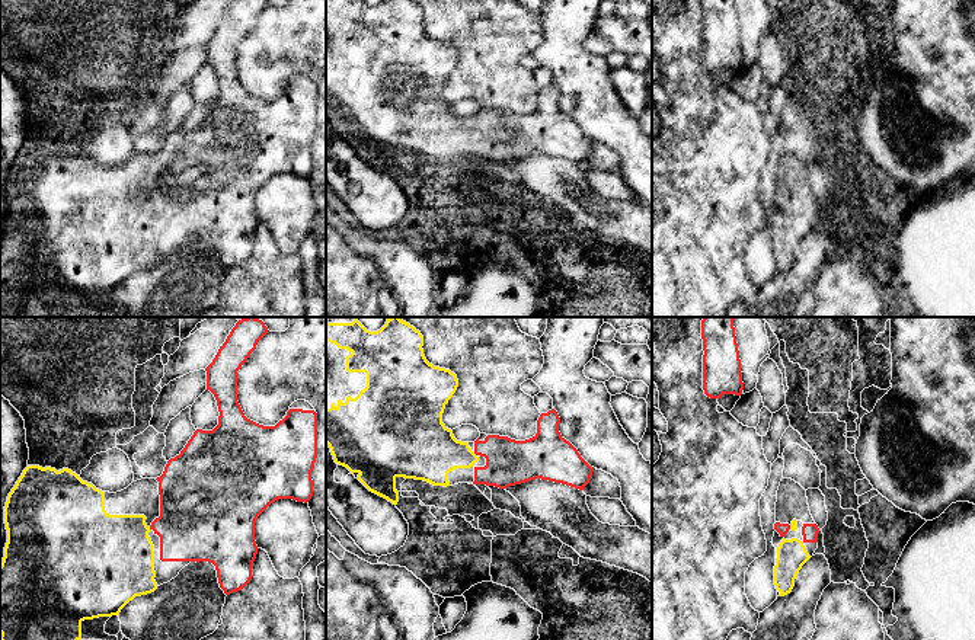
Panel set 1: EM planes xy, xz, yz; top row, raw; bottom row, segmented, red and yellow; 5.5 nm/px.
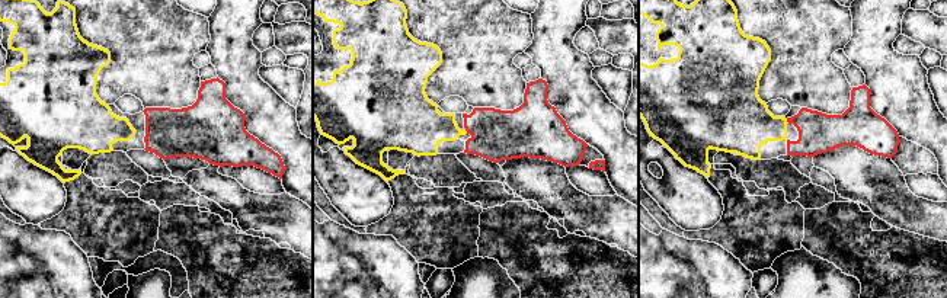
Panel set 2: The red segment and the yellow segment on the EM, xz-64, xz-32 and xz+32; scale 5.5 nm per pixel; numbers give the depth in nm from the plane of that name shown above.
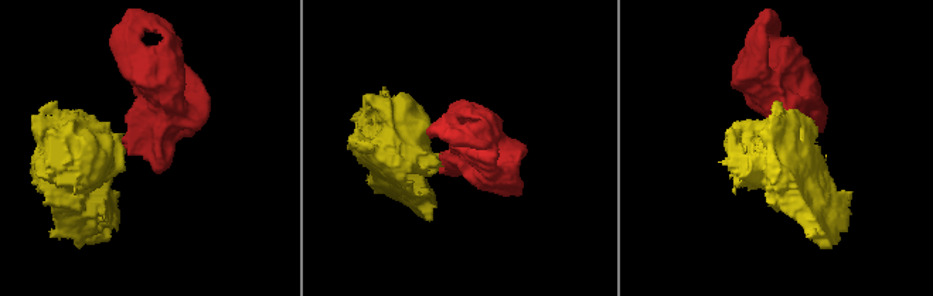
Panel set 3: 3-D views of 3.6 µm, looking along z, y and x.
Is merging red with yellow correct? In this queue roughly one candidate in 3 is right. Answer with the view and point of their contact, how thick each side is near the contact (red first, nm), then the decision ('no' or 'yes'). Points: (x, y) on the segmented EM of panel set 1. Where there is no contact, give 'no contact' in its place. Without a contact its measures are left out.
yz (789, 527) | 60/50 nm | yes

